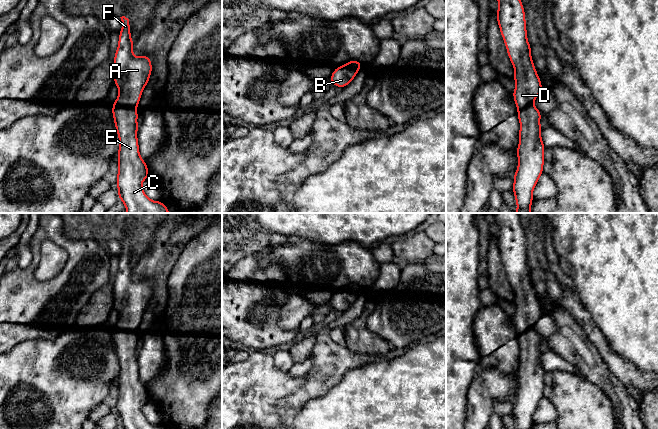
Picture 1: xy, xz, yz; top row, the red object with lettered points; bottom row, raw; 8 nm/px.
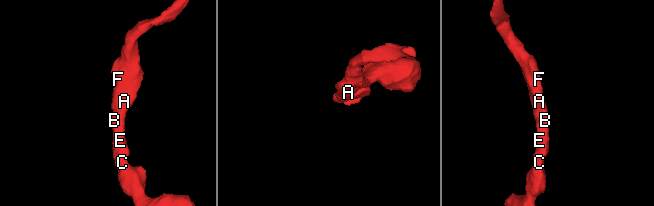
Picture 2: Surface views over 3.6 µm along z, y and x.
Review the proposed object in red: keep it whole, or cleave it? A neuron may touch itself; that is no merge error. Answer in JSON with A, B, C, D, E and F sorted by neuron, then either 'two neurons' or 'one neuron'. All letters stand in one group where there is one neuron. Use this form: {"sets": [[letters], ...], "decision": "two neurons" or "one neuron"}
{"sets": [["A", "B", "C", "D", "E", "F"]], "decision": "one neuron"}

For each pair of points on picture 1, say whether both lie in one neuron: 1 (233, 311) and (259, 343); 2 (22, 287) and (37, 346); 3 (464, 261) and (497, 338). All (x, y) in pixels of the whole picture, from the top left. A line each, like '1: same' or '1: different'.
1: same
2: different
3: different

